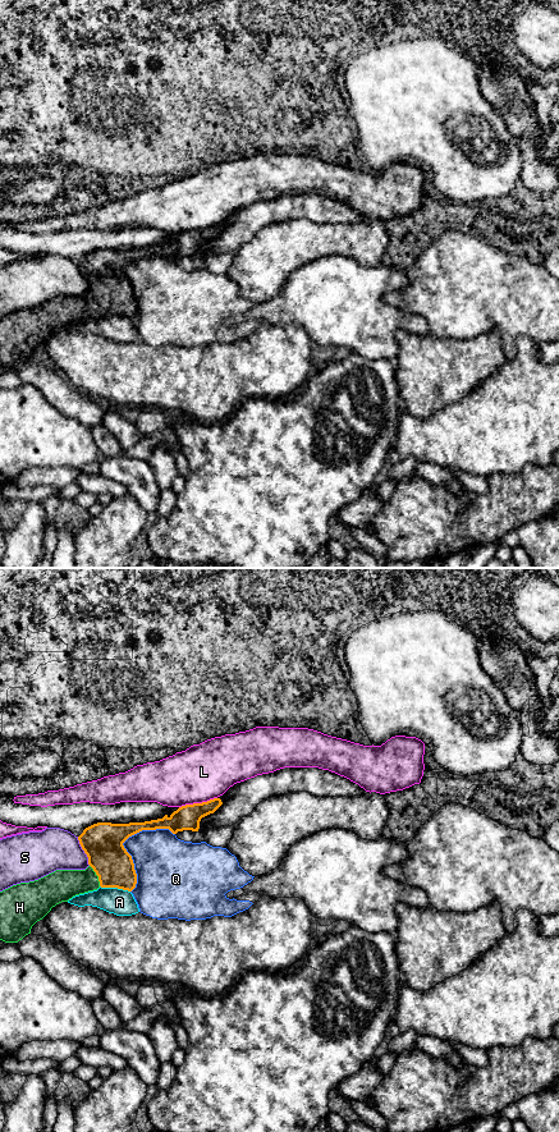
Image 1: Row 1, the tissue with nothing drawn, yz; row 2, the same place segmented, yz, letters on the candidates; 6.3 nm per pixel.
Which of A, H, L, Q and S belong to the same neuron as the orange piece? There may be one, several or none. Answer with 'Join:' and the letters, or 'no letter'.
Join: H

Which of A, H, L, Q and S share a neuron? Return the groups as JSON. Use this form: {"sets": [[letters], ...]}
{"sets": [["A"], ["H"], ["L"], ["Q"], ["S"]]}

